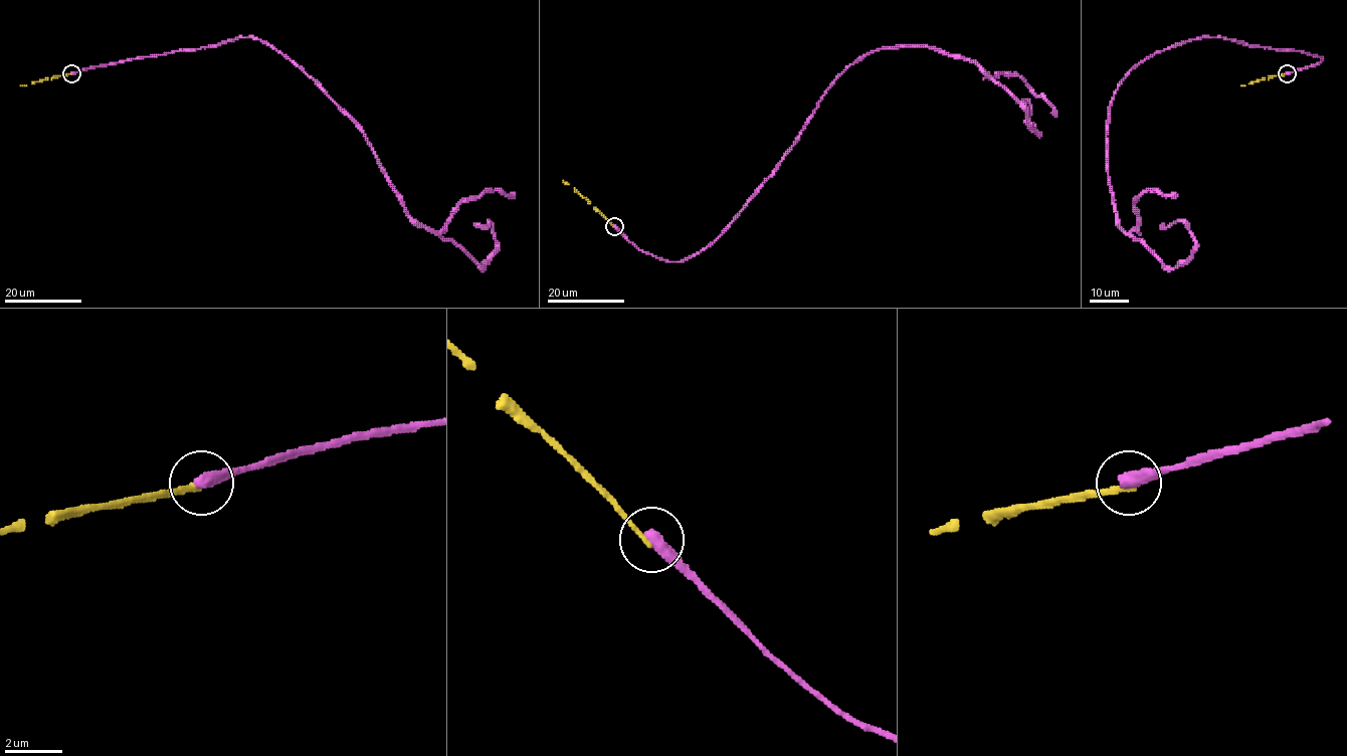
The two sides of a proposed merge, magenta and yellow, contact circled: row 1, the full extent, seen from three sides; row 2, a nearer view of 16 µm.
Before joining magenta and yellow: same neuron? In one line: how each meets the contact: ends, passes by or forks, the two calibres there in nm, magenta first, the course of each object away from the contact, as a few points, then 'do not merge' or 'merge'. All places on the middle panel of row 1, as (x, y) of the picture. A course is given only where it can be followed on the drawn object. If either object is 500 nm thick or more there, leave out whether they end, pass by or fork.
magenta ends; yellow ends; calibres 480 and 180 nm; course magenta (613, 226), (666, 261), (706, 248), (876, 50), (973, 60), (1037, 134), (1015, 103); course yellow (613, 226), (563, 181); do not merge

